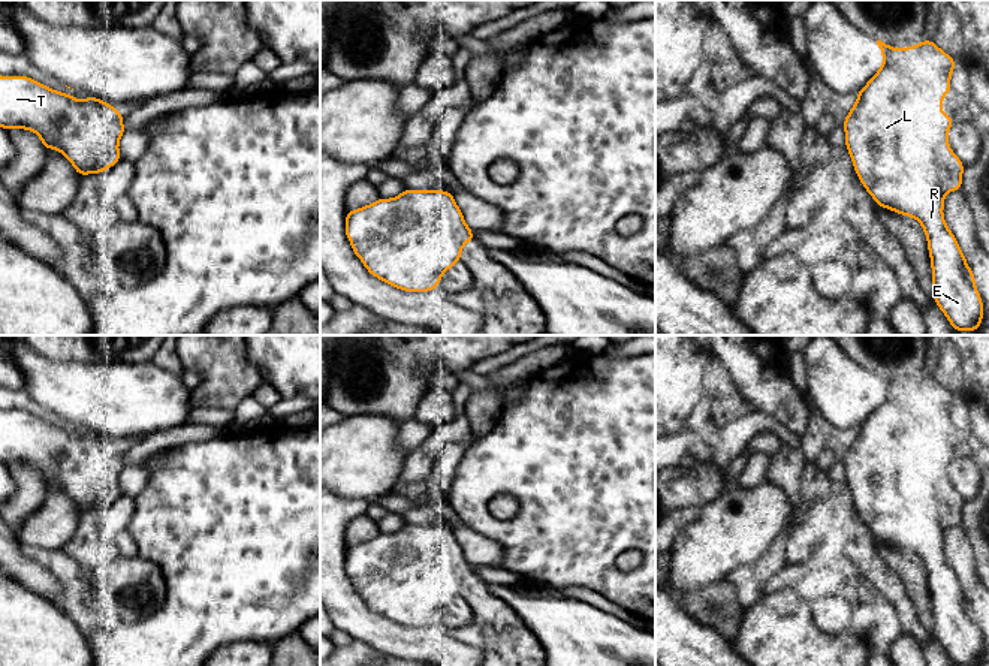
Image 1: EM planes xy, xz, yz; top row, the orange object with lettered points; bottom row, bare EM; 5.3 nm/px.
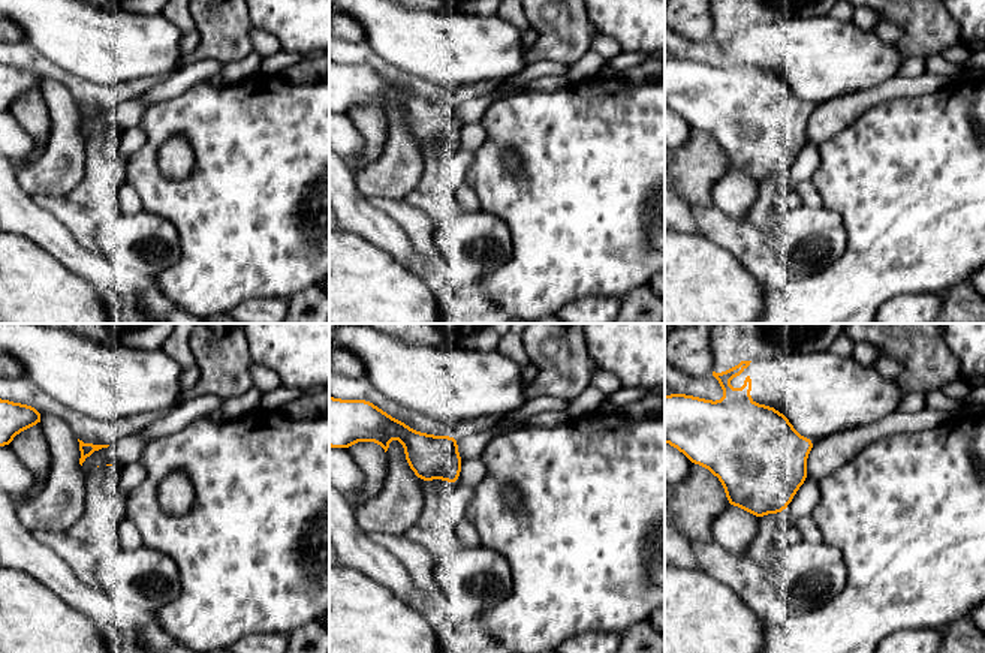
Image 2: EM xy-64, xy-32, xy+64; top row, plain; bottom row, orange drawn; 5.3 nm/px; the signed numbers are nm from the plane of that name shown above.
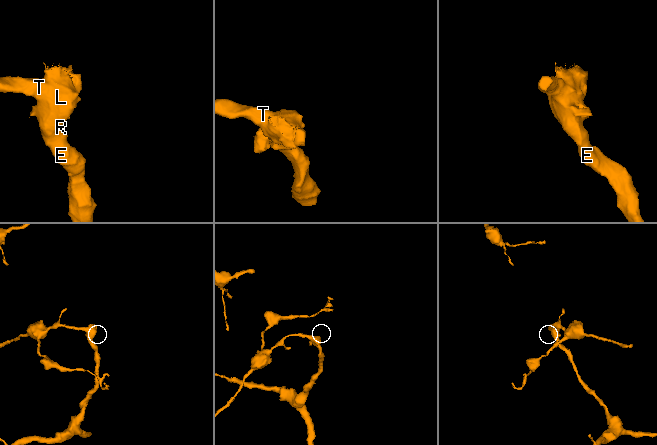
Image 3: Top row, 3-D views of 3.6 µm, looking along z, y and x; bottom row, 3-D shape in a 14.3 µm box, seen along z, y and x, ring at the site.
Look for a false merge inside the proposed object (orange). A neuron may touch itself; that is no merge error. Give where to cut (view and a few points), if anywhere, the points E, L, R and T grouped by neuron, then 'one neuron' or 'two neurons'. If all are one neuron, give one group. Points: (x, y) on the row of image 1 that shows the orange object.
no cut; E L R T; one neuron

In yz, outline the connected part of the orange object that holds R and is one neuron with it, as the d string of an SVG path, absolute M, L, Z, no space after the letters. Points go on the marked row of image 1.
M929 39L902 49L881 40L877 45L883 66L857 91L857 100L842 123L845 147L857 178L875 204L914 217L922 224L931 256L932 295L952 328L956 332L977 332L983 322L983 301L974 272L943 216L944 195L962 190L964 163L947 139L953 117L941 109L944 96L952 90L950 76L958 63Z

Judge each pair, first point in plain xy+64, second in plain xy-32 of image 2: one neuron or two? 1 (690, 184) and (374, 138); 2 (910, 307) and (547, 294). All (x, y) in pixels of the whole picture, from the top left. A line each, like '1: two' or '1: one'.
1: one
2: two

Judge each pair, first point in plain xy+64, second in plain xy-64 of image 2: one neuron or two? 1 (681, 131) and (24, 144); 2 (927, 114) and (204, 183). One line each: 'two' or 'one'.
1: one
2: one

